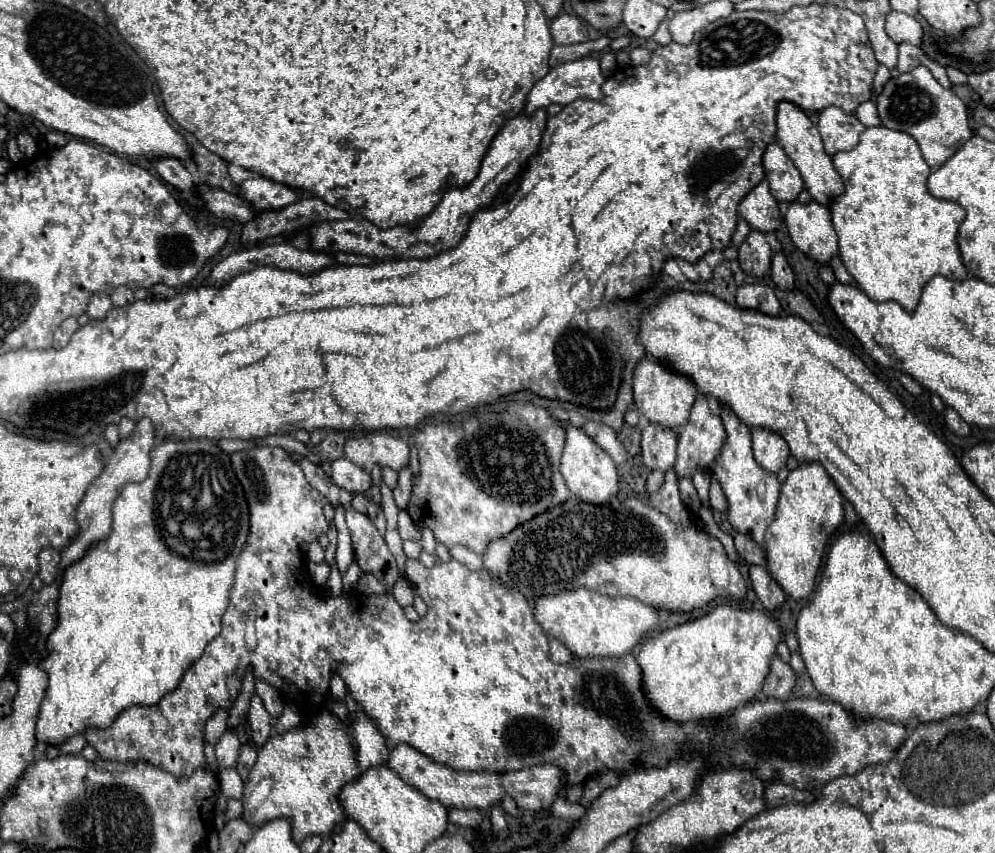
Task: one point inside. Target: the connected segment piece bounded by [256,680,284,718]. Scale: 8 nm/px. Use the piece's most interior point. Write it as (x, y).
(272, 702)

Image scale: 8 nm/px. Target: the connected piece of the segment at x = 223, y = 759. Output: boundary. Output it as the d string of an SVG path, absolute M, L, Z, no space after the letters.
M226 732L216 744L216 758L220 768L234 768L240 752L240 742L236 732Z

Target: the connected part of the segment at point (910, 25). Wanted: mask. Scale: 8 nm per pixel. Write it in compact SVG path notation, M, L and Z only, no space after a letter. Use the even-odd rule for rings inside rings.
M890 12L886 16L886 34L896 42L908 42L908 44L920 44L922 40L922 26L916 18L902 14L902 12Z

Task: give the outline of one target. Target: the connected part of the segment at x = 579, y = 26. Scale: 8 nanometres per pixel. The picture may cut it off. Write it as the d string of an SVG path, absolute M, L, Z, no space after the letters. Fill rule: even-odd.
M558 14L550 20L550 32L554 38L554 44L578 44L588 40L588 28L586 24L572 14Z

